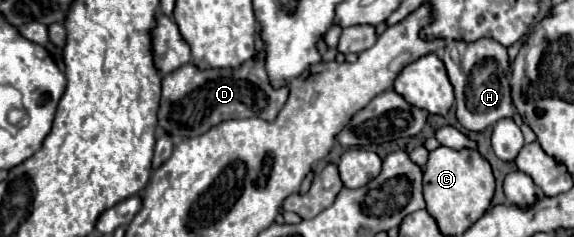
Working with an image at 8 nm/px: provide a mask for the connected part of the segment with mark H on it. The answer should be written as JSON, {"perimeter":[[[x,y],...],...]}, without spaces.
{"perimeter":[[[489,38],[471,44],[447,42],[443,62],[455,90],[457,120],[463,128],[469,132],[483,132],[497,120],[513,116],[515,108],[511,100],[511,64],[507,48]]]}

